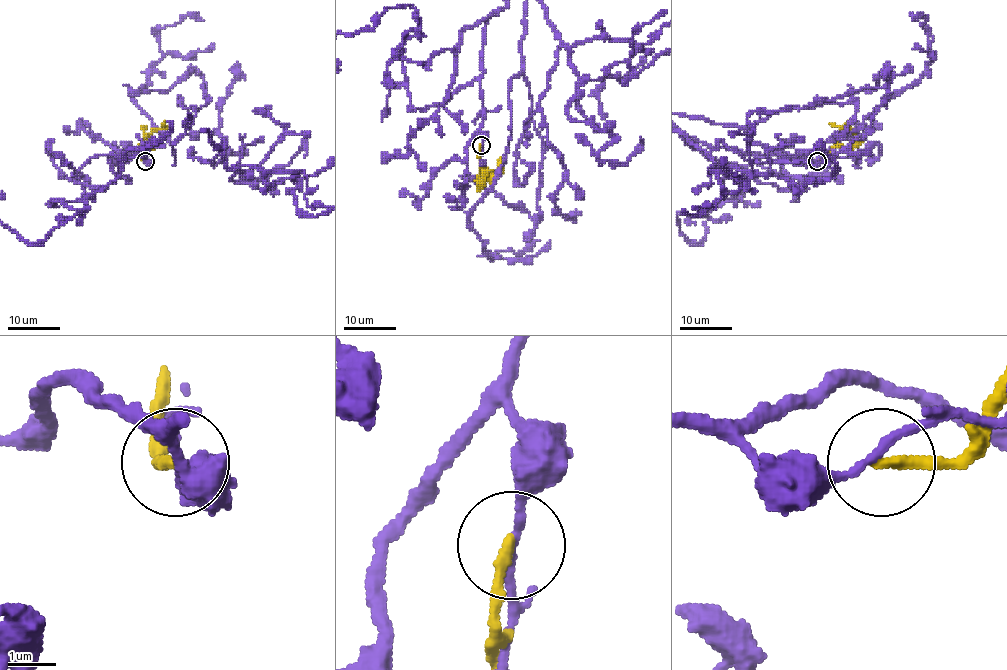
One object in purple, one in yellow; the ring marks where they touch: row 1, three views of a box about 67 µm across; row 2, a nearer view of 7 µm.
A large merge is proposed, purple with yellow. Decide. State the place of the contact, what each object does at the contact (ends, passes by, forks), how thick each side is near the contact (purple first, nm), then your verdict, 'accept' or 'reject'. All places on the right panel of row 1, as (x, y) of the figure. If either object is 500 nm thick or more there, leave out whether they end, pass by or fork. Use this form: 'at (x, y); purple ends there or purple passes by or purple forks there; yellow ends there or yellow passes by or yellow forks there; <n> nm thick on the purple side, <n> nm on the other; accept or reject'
at (817, 161); purple passes by; yellow ends there; 160 nm thick on the purple side, 240 nm on the other; reject

